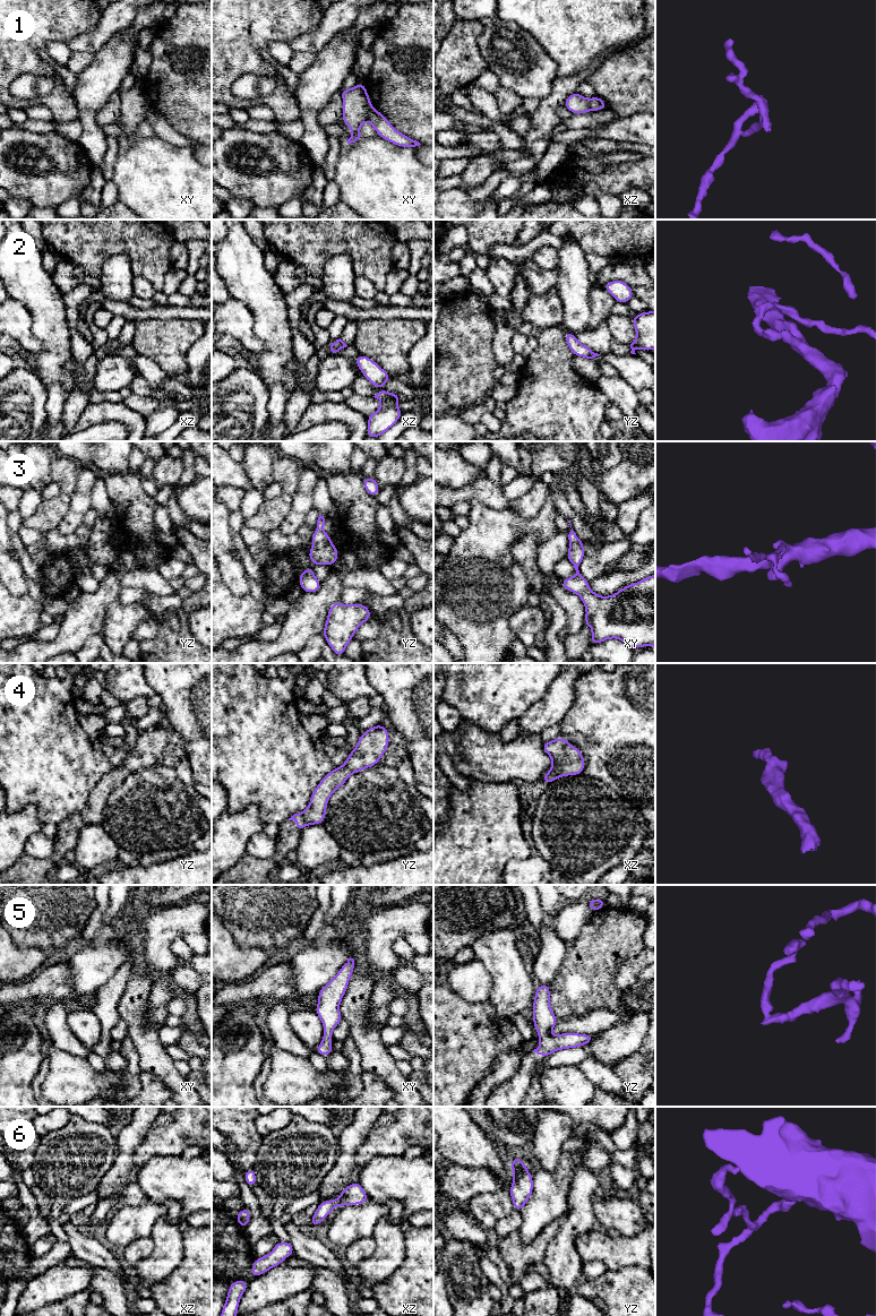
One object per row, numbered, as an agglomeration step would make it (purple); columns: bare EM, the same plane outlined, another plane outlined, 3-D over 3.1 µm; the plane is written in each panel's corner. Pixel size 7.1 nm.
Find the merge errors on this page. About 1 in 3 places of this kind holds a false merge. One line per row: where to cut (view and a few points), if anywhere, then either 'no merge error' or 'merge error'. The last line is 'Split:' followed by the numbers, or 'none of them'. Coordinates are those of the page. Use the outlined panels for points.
1: xy (372, 108), (366, 119) | merge error
2: no cut | no merge error
3: no cut | no merge error
4: no cut | no merge error
5: no cut | no merge error
6: no cut | no merge error
Split: 1

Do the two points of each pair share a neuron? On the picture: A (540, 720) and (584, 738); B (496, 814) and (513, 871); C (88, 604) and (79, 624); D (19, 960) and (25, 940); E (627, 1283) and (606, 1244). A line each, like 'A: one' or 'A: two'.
A: two
B: two
C: one
D: two
E: two

